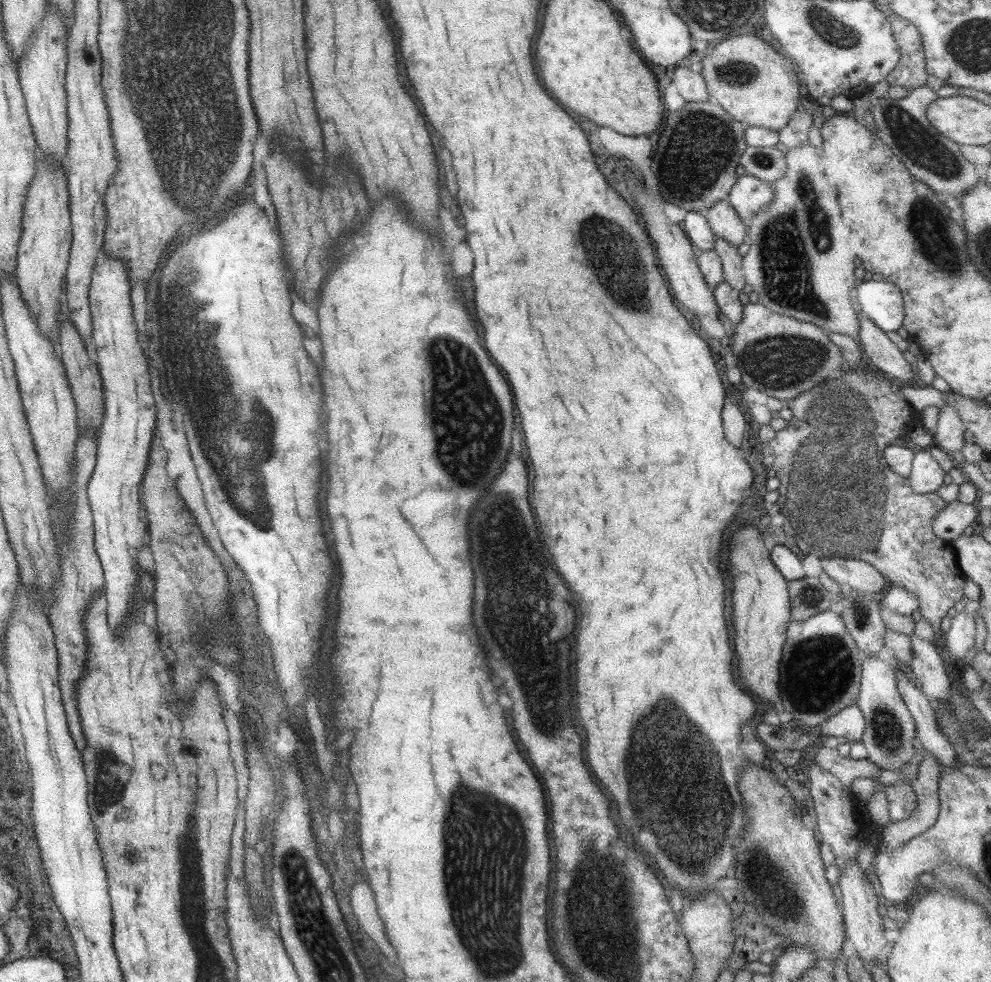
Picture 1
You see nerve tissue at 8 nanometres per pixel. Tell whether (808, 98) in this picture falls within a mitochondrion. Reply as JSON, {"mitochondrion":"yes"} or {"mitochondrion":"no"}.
{"mitochondrion":"no"}

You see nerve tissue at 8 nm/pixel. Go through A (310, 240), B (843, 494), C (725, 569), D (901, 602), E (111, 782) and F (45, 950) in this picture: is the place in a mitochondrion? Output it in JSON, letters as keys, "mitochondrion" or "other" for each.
{"A":"other","B":"mitochondrion","C":"other","D":"other","E":"mitochondrion","F":"other"}

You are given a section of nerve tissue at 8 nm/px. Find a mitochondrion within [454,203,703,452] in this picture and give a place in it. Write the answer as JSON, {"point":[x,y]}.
{"point":[621,267]}

